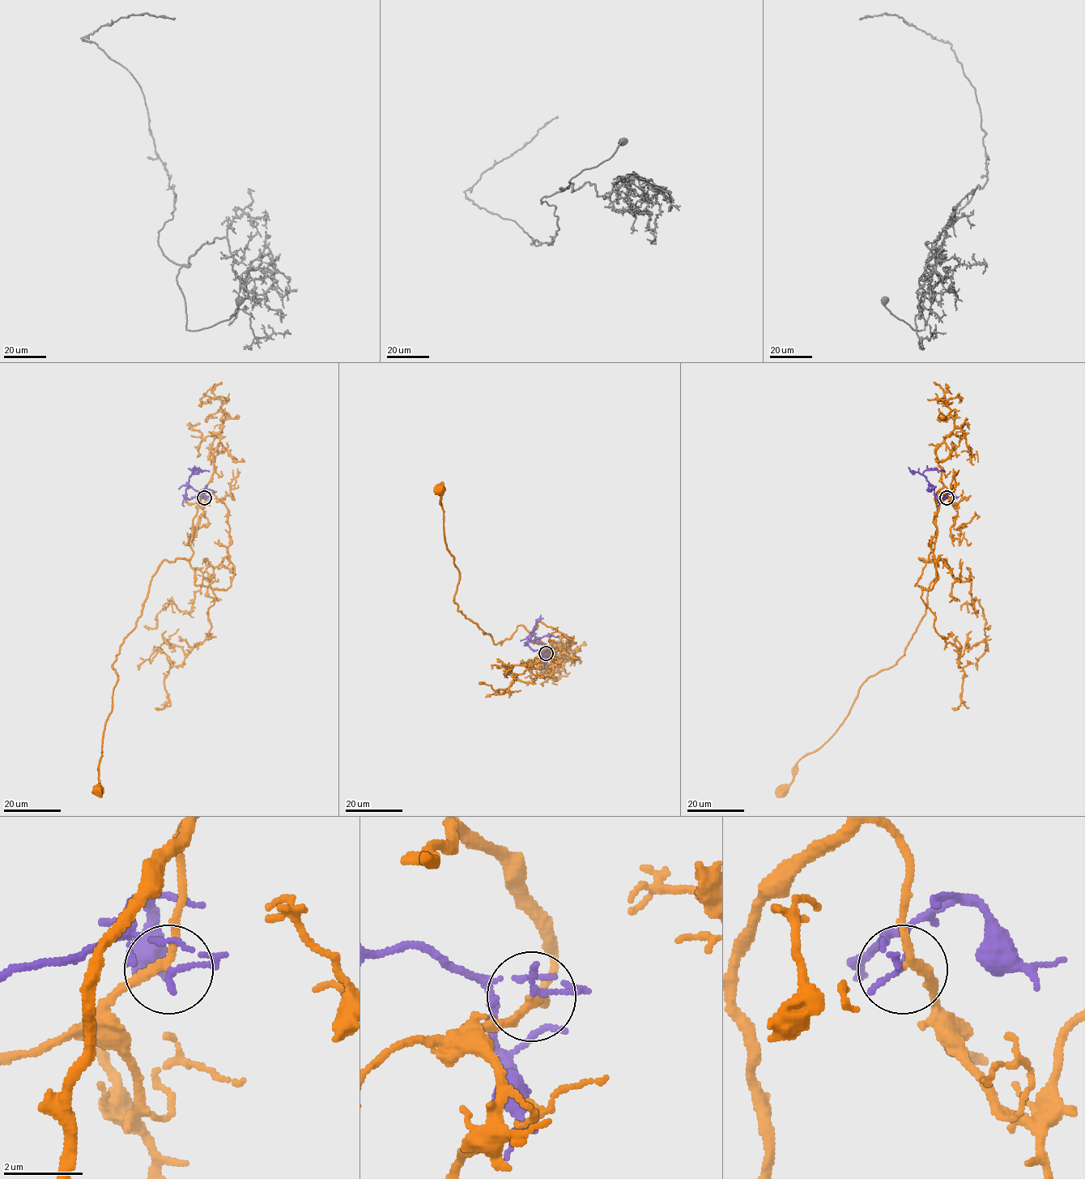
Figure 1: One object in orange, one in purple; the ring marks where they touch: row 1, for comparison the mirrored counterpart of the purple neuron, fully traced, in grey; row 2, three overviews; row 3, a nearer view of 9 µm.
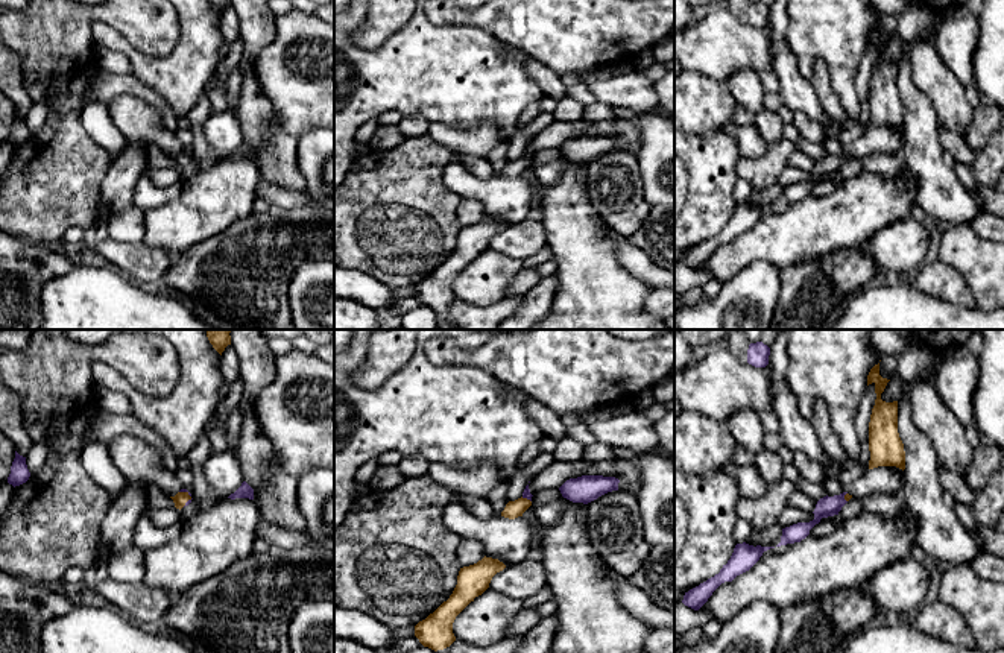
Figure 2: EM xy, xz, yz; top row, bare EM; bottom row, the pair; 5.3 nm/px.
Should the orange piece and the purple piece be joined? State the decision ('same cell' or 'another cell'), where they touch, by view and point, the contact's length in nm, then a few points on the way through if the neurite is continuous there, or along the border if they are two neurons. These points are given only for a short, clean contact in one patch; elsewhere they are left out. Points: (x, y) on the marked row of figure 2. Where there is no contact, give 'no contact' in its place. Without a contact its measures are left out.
another cell | xy (190, 498) | 90 nm | along xy (187, 491), (190, 498), (183, 506)

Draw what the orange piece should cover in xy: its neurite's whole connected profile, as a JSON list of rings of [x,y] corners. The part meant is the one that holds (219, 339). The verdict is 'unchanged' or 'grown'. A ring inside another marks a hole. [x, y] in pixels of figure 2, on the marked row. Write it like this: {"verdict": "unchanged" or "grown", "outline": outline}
{"verdict": "unchanged", "outline": [[[205,330],[205,331],[213,348],[222,355],[225,348],[231,345],[229,336],[231,330]]]}

